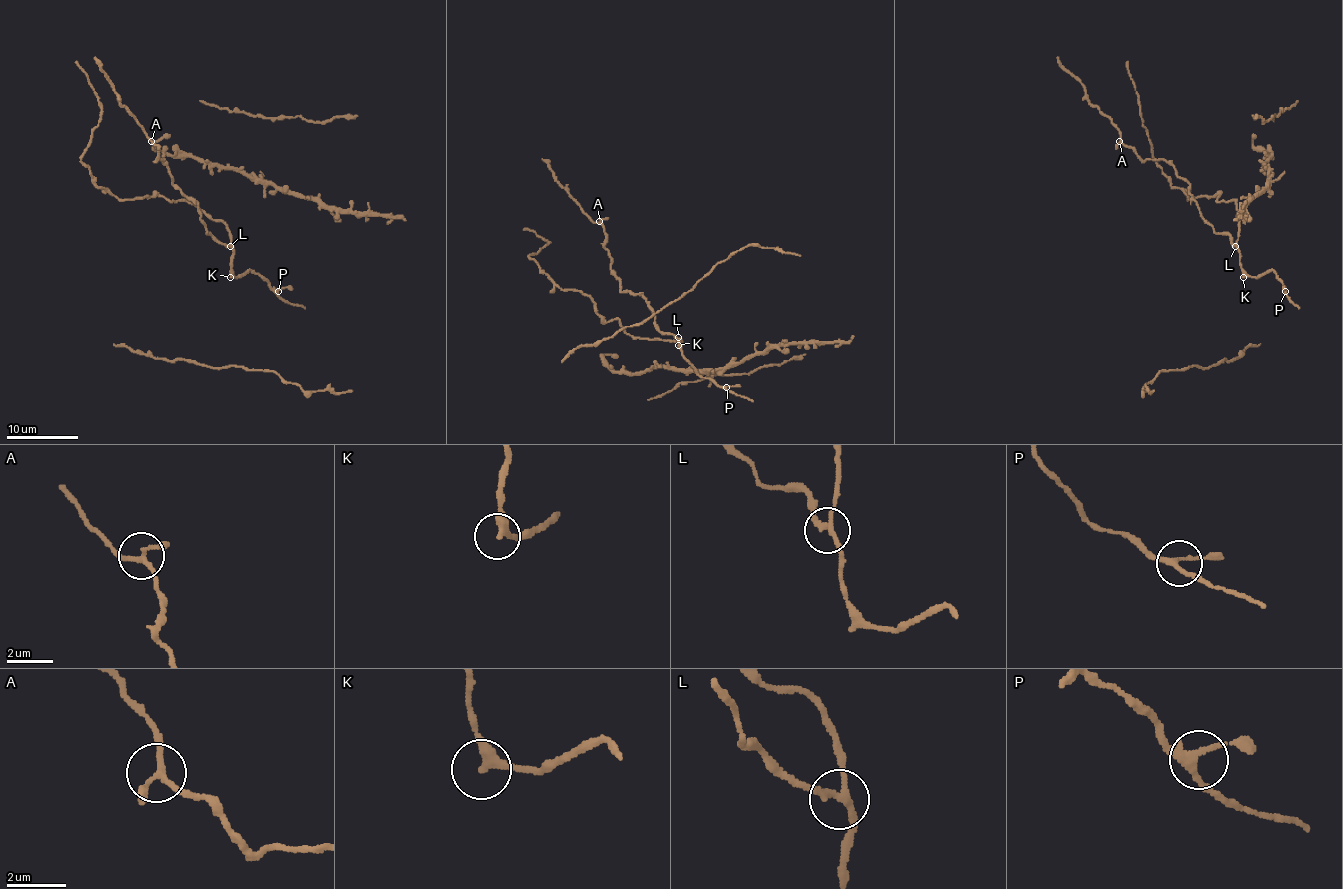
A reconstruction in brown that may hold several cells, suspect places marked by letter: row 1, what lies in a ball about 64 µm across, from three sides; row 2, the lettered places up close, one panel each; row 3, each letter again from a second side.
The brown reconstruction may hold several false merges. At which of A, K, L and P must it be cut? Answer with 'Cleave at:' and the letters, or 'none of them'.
Cleave at: none of them

